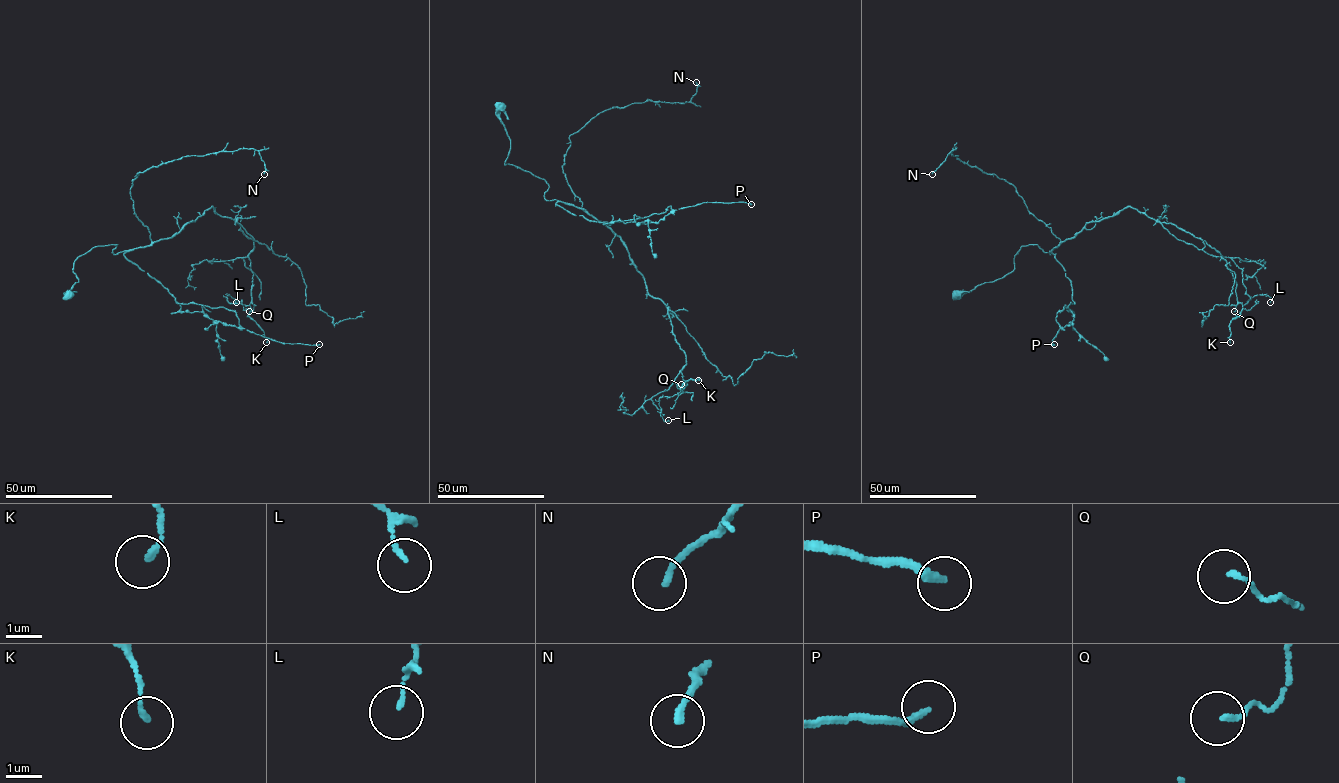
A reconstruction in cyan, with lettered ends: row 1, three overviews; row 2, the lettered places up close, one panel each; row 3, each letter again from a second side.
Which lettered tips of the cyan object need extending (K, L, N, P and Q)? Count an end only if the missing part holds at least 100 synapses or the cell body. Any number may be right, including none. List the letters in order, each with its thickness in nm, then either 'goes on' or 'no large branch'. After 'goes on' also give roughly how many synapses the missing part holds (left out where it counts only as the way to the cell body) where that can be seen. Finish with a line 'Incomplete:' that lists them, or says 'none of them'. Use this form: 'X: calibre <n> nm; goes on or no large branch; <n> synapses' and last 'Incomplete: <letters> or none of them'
K: calibre 150 nm; no large branch
L: calibre 100 nm; no large branch
N: calibre 170 nm; no large branch
P: calibre 200 nm; goes on; 140 synapses
Q: calibre 130 nm; no large branch
Incomplete: P

